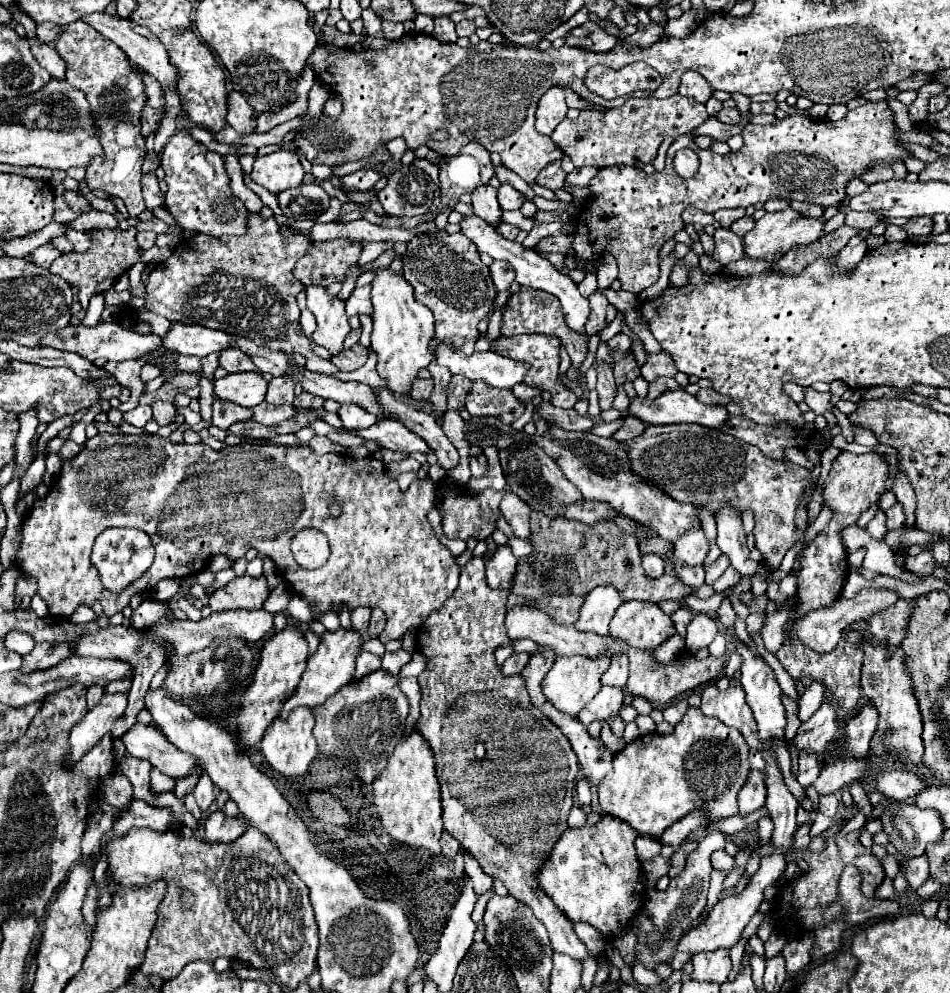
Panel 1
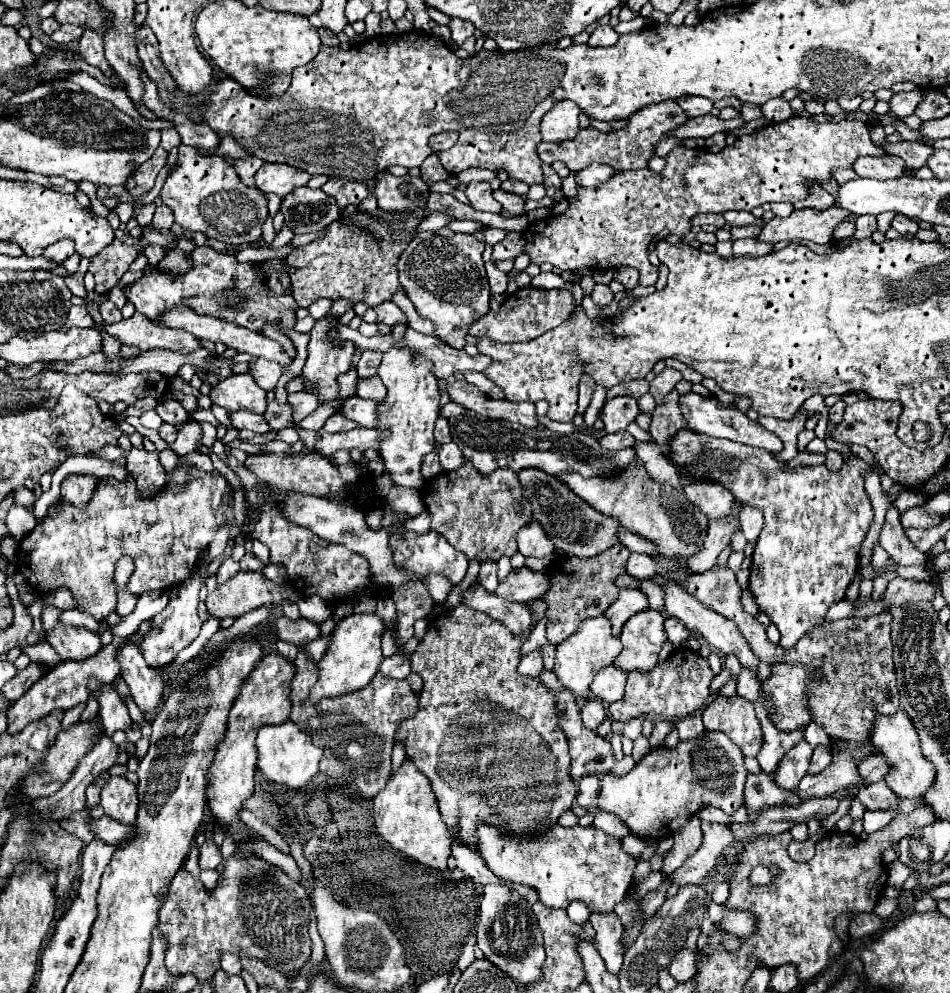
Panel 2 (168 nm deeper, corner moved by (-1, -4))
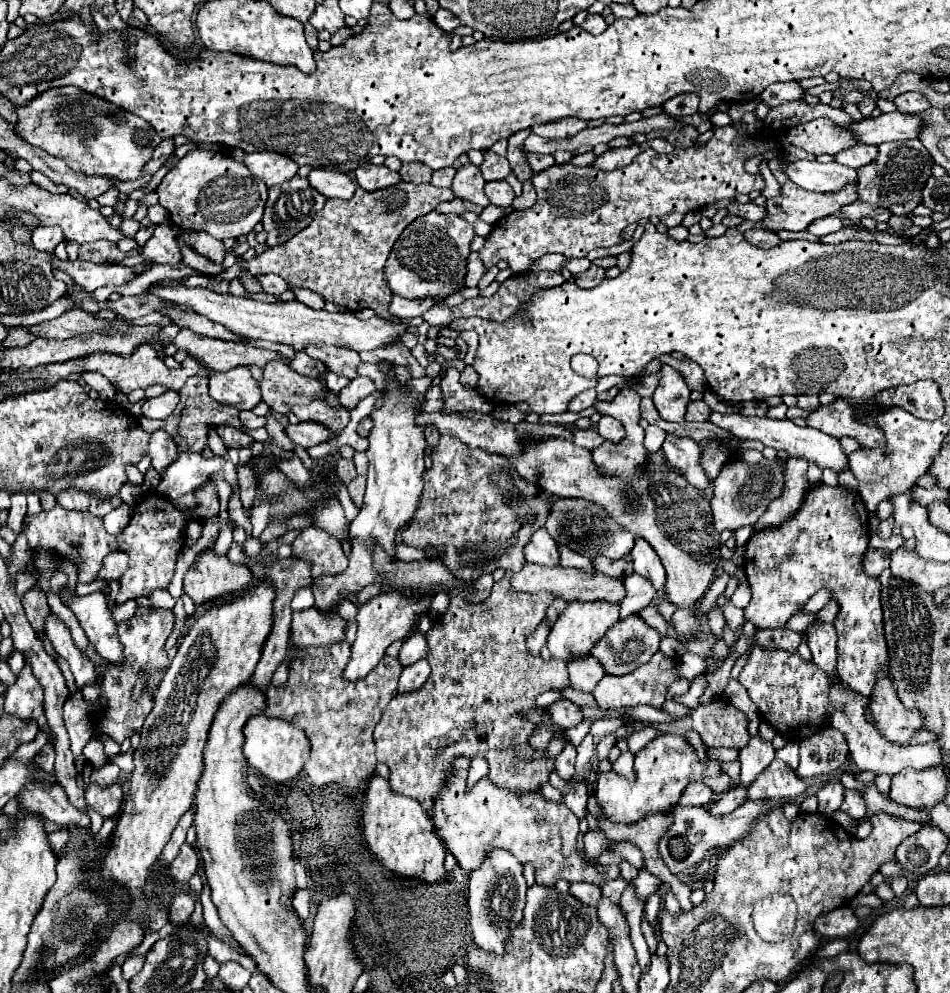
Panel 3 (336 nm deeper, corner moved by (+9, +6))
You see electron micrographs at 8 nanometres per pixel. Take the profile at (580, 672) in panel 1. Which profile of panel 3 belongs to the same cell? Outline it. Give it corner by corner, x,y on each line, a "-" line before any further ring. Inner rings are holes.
574,600
568,608
558,616
550,634
548,634
548,650
552,658
560,658
568,662
572,654
590,654
590,648
606,634
606,630
618,622
618,604
596,600
596,602
580,602

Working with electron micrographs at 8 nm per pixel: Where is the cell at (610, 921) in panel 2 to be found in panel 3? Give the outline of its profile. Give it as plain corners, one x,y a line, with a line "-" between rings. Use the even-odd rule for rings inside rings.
572,884
570,886
570,894
576,898
576,900
580,900
582,904
586,904
586,906
594,906
594,908
598,908
598,902
600,902
600,898
602,898
602,894
600,894
600,886
596,886
596,884

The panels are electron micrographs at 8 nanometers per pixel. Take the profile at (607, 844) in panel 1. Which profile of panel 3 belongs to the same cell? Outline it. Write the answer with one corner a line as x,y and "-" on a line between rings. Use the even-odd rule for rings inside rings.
456,760
456,774
448,778
448,784
438,792
430,818
436,826
438,836
444,840
446,850
452,852
458,864
472,872
480,868
486,854
496,848
512,852
522,864
532,864
536,868
538,886
556,886
558,880
568,882
592,882
602,886
620,876
618,866
598,866
582,862
576,854
578,818
564,806
548,802
542,794
514,794
510,790
500,790
482,778
470,792
466,792
470,760

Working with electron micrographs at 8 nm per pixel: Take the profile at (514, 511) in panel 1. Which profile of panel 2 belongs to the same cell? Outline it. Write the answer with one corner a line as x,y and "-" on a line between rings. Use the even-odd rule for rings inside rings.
530,524
518,532
518,550
524,556
534,556
534,558
546,558
554,554
554,544
546,536
540,524

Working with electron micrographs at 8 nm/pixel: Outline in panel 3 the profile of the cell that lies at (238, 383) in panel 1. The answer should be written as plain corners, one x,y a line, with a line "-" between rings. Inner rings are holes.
246,366
210,374
210,394
216,402
236,406
238,410
252,410
262,400
258,382

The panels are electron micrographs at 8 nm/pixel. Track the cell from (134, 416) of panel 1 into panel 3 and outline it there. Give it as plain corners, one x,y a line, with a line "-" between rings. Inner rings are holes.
166,390
162,396
158,398
150,398
142,404
142,416
148,418
168,418
172,414
172,410
178,404
178,392
174,390

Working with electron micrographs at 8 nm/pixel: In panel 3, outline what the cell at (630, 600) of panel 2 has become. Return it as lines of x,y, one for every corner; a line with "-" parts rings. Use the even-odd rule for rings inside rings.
630,574
628,578
624,578
624,588
626,588
626,596
618,602
620,618
626,618
634,612
640,612
656,596
654,586
646,578
642,578
640,574

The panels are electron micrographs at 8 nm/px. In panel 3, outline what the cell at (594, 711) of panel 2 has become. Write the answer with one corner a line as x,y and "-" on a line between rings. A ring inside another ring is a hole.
566,698
554,702
548,710
550,710
552,722
562,726
562,728
572,728
572,726
582,722
582,718
580,718
580,706
576,706
574,702
570,702

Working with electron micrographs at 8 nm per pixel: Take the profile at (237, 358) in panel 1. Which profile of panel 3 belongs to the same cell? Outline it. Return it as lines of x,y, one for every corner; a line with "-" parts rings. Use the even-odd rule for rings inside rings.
280,360
268,362
268,366
264,366
260,378
260,390
262,400
282,414
288,414
294,404
308,404
314,400
314,396
324,392
320,382
296,374

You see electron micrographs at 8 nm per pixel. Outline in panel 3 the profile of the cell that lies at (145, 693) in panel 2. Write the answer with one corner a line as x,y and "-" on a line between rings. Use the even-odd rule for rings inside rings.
68,588
60,592
64,604
78,616
90,644
106,662
124,662
124,646
116,634
116,622
102,590
90,596
70,596

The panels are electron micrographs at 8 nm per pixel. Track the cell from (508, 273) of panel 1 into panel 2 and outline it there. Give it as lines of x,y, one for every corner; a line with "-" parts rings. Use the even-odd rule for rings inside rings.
490,260
490,262
486,262
484,266
486,266
488,284
490,284
490,294
492,294
492,296
496,296
496,294
506,292
506,286
508,286
508,276
506,276
504,272
500,272
492,260

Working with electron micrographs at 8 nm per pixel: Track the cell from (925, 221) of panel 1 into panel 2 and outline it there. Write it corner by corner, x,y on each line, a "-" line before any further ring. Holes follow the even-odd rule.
896,214
890,224
894,226
894,230
898,230
898,232
904,234
904,236
914,236
914,234
918,232
918,224
916,224
914,220
902,216
902,214

